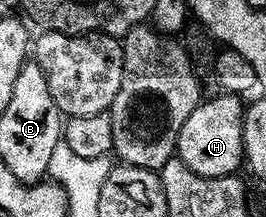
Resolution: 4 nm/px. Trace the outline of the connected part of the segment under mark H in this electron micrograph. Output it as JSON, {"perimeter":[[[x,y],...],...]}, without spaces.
{"perimeter":[[[221,92],[218,95],[218,98],[206,97],[197,105],[195,112],[191,112],[191,116],[187,116],[183,128],[179,128],[179,138],[177,140],[176,157],[181,158],[183,164],[187,164],[187,168],[191,168],[191,172],[208,178],[227,178],[236,175],[240,166],[242,169],[245,156],[245,145],[241,137],[243,136],[243,124],[245,123],[246,103],[235,94]]]}

